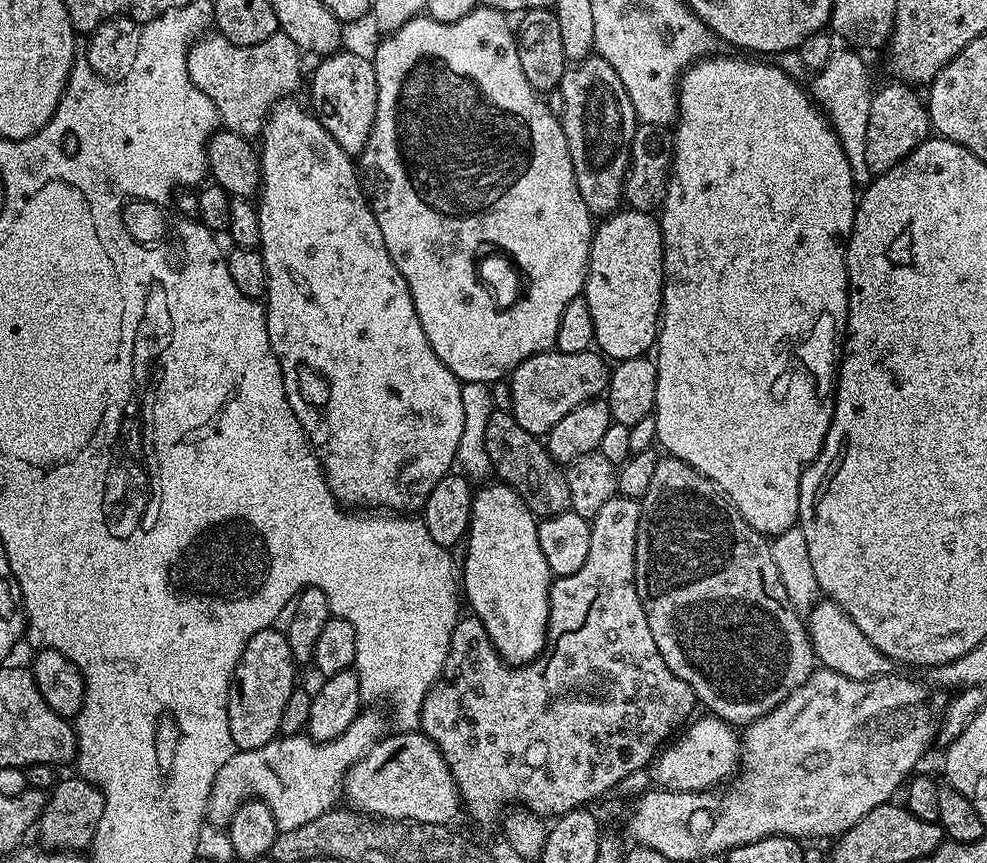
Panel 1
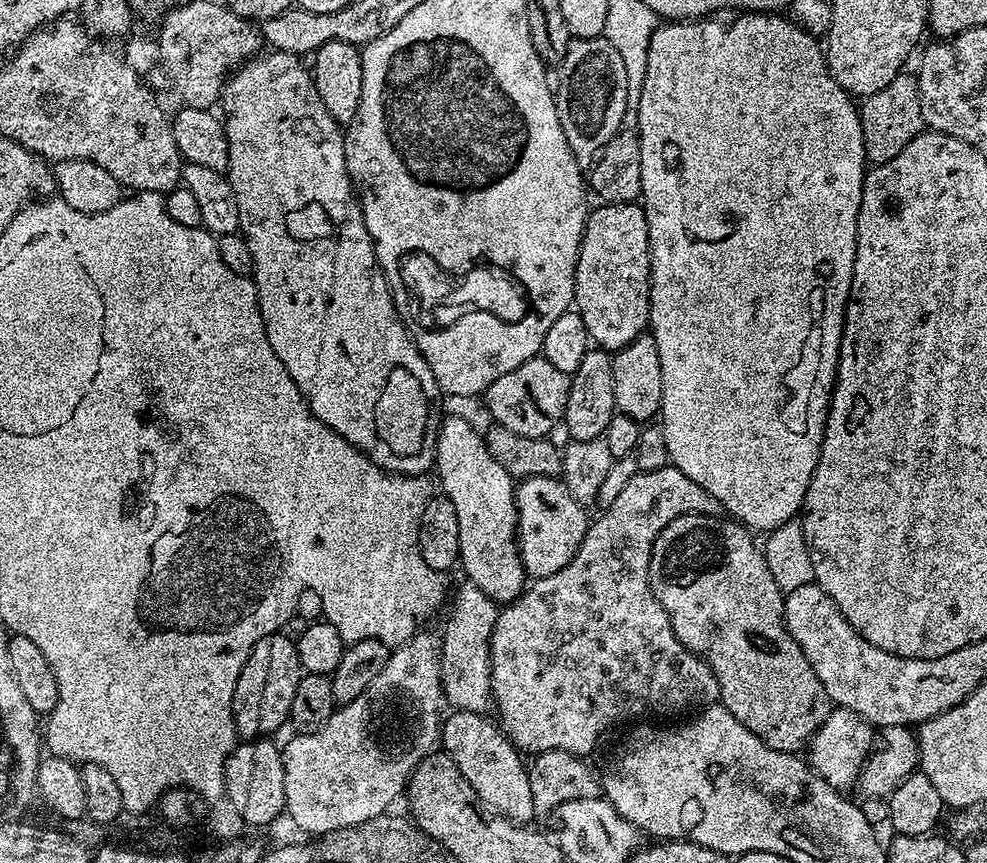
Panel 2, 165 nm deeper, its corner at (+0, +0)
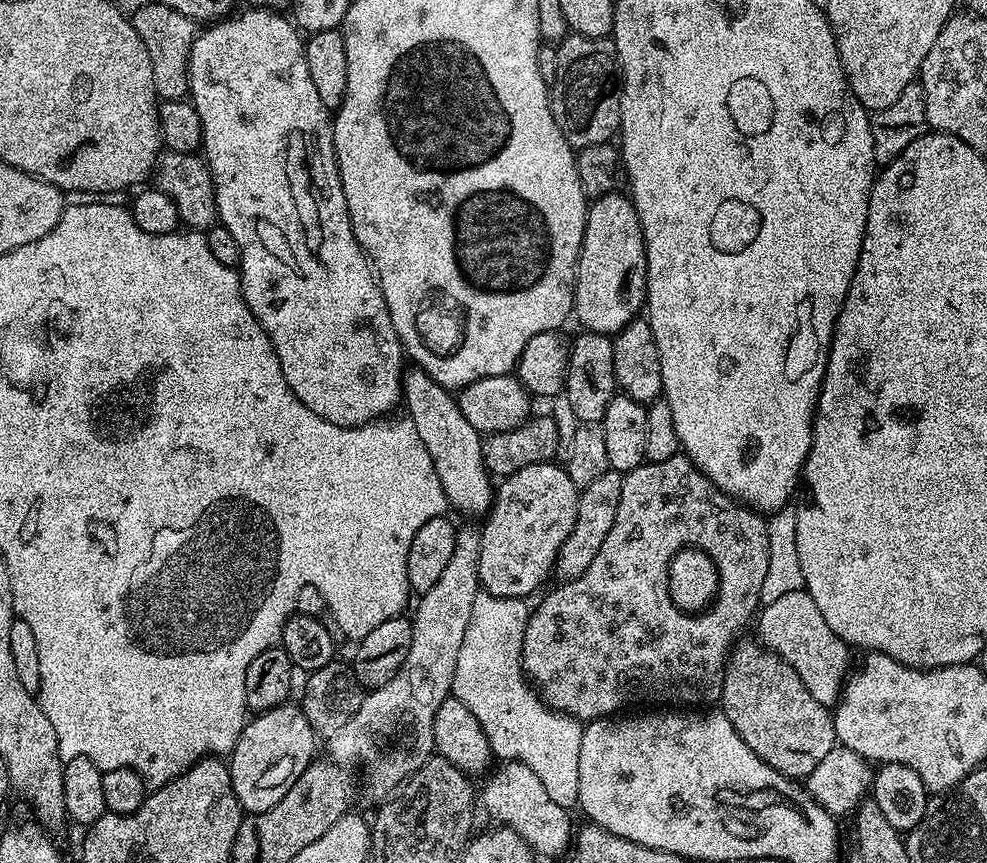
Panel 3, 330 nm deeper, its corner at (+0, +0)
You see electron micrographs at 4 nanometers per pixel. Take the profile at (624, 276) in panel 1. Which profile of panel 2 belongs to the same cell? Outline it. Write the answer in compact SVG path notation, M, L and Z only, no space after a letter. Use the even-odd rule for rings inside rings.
M601 203L601 208L593 207L588 213L588 221L584 223L584 237L580 243L580 256L576 260L576 294L574 297L575 311L579 312L582 322L586 322L591 343L599 346L609 353L615 354L649 327L648 323L648 286L652 275L652 258L648 251L648 223L644 217L644 209L639 203L635 204L609 204Z

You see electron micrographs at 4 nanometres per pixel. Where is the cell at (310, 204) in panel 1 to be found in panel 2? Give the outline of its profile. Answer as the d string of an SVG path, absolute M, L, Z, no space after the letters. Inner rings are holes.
M287 54L268 55L272 56L261 55L237 68L231 73L222 93L225 112L223 115L226 117L224 129L230 146L230 162L226 175L238 202L240 232L250 246L250 254L254 254L256 267L254 279L262 322L266 326L266 338L270 338L270 346L274 346L274 354L278 354L282 366L303 394L308 408L321 422L330 426L330 430L346 438L346 442L353 444L358 451L365 452L379 468L383 468L386 472L394 472L398 476L424 476L433 471L436 462L436 434L442 423L440 387L426 358L422 358L418 346L412 340L412 335L408 333L408 327L401 320L396 303L392 300L392 292L388 289L388 280L376 261L376 251L370 234L366 230L360 201L353 189L352 179L348 176L344 153L344 132L341 125L330 116L325 103L318 96L313 73L307 67L304 69L300 65L303 63L297 57Z

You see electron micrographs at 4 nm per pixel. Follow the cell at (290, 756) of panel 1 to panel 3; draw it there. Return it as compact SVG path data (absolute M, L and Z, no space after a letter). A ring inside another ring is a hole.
M472 524L457 527L450 563L442 569L438 582L417 599L416 616L411 617L410 654L406 654L398 674L386 686L371 689L350 722L327 741L327 755L337 764L365 764L368 784L379 798L399 788L434 755L434 714L452 691L458 650L462 650L462 638L470 626L474 598L482 591L478 574L480 528Z

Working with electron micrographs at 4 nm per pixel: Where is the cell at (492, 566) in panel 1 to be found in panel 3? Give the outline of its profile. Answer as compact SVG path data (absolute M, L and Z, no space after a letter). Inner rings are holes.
M412 366L402 376L402 404L408 407L407 415L414 422L414 430L418 430L418 438L422 438L426 450L430 450L449 505L465 512L468 518L483 517L492 507L494 480L484 464L481 433L466 422L459 399L449 389L434 382L425 368Z

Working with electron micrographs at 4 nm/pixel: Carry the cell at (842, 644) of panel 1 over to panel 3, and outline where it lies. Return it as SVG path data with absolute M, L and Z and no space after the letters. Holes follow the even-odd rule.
M808 591L786 594L763 605L758 612L759 620L759 643L769 652L781 656L796 671L798 678L802 678L802 686L806 686L806 690L810 690L818 702L826 706L835 705L850 672L850 648L842 638L838 638L838 634L834 634L834 630L830 630L830 626L826 626L822 610L818 610L818 605L814 598L810 598Z

